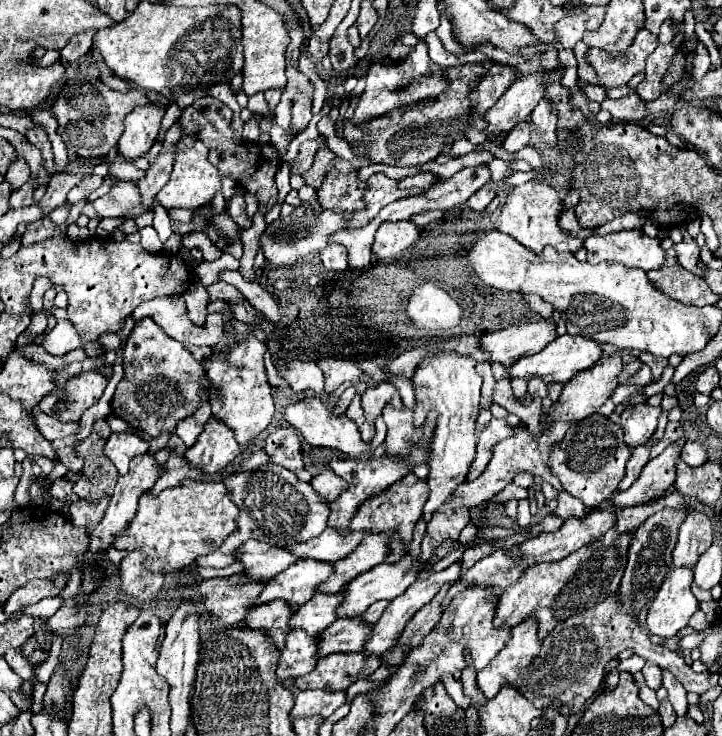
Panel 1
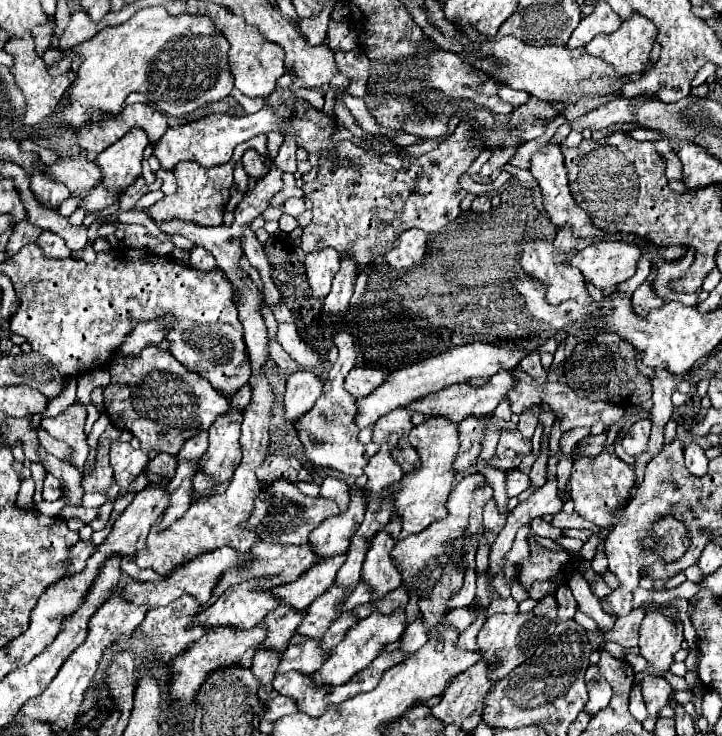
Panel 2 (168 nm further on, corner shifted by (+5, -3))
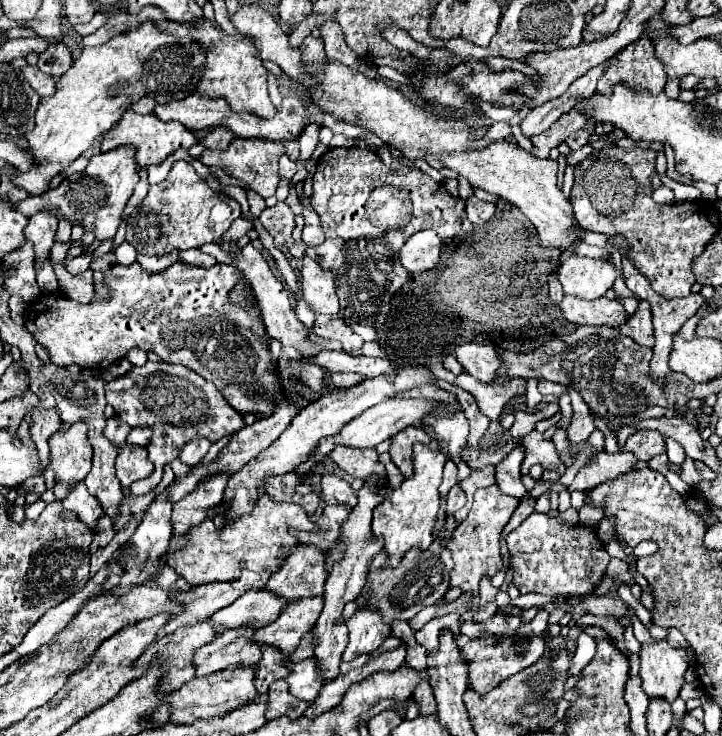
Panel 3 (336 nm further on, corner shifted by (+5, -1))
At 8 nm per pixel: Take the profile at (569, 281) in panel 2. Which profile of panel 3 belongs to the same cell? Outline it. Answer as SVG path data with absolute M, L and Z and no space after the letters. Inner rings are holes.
M564 297L558 303L564 319L576 325L612 325L620 327L626 321L626 311L618 299L598 297L594 301L584 301L580 297Z

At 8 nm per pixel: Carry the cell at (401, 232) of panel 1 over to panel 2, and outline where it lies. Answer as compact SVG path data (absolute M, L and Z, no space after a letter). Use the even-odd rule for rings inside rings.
M422 229L404 231L398 237L398 245L384 255L384 261L394 269L410 269L418 265L426 255L426 233Z

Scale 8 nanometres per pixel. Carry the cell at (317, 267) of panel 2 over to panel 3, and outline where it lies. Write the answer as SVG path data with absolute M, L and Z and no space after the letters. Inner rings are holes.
M302 259L302 289L304 299L316 313L336 315L340 311L336 297L336 277L328 269L322 269L314 259Z

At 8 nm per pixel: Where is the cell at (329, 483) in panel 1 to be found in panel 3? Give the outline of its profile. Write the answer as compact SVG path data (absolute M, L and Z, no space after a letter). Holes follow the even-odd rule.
M322 475L322 493L328 505L334 505L334 503L344 503L350 507L356 505L354 489L350 487L350 483L346 483L336 475Z

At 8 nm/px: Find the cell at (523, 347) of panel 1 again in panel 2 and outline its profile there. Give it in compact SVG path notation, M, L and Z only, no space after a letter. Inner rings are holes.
M470 343L470 345L462 345L462 347L456 347L456 349L450 349L450 351L444 351L436 357L428 357L428 359L422 359L410 367L402 367L402 369L396 369L388 375L388 379L376 387L372 393L368 393L366 397L358 397L356 399L356 417L354 417L354 423L358 425L358 429L364 429L364 427L372 427L382 415L388 415L392 409L396 407L402 407L414 399L420 399L420 397L426 397L426 395L432 395L436 391L440 391L442 387L448 387L452 383L466 383L468 377L484 377L488 379L490 375L496 375L498 371L510 371L514 369L520 359L524 357L526 353L524 351L518 351L516 347L504 343L504 345L486 345L486 343Z

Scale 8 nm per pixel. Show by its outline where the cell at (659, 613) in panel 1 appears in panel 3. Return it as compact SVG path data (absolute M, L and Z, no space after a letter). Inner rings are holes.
M666 639L640 645L640 679L648 697L664 697L672 703L684 685L686 667L686 651L672 647Z

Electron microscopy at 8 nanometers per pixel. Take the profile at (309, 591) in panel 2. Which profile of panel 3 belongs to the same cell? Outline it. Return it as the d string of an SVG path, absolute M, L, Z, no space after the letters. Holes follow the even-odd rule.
M260 589L260 591L246 591L240 599L236 599L232 605L216 611L210 617L210 623L216 627L218 635L226 629L234 629L240 625L270 625L278 613L292 601L286 601L282 597L274 597L274 593Z

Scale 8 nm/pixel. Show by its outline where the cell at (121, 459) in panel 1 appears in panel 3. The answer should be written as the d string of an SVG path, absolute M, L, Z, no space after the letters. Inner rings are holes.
M122 445L116 457L116 477L122 487L130 487L134 481L148 477L154 471L152 461L148 461L148 453L138 445Z

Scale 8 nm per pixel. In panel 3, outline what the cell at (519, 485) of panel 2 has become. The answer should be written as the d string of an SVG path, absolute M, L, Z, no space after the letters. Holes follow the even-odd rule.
M514 449L508 457L504 457L502 463L496 465L496 483L502 489L502 493L512 495L512 497L524 497L528 491L522 483L522 475L520 475L520 463L524 459L524 451L522 449Z

